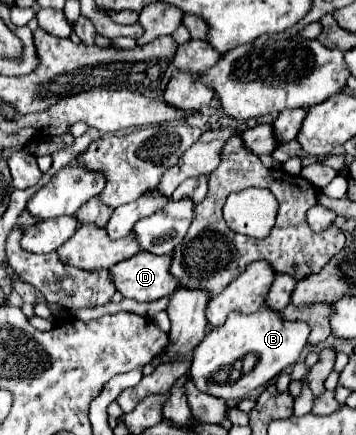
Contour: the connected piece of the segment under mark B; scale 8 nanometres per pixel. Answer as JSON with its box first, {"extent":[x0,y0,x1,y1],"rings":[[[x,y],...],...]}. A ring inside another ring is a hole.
{"extent":[189,306,311,400],"rings":[[[261,306],[253,314],[233,310],[227,316],[225,324],[213,328],[197,346],[197,350],[193,350],[193,362],[189,370],[191,380],[203,394],[211,394],[223,400],[241,400],[255,388],[265,386],[269,380],[279,376],[287,366],[295,364],[307,344],[309,332],[311,330],[305,322],[289,322],[277,310],[269,310],[269,306]],[[247,354],[255,354],[255,366],[251,368],[251,372],[241,374],[235,366]],[[221,370],[229,372],[227,382],[217,382],[215,374],[219,374]]]}

